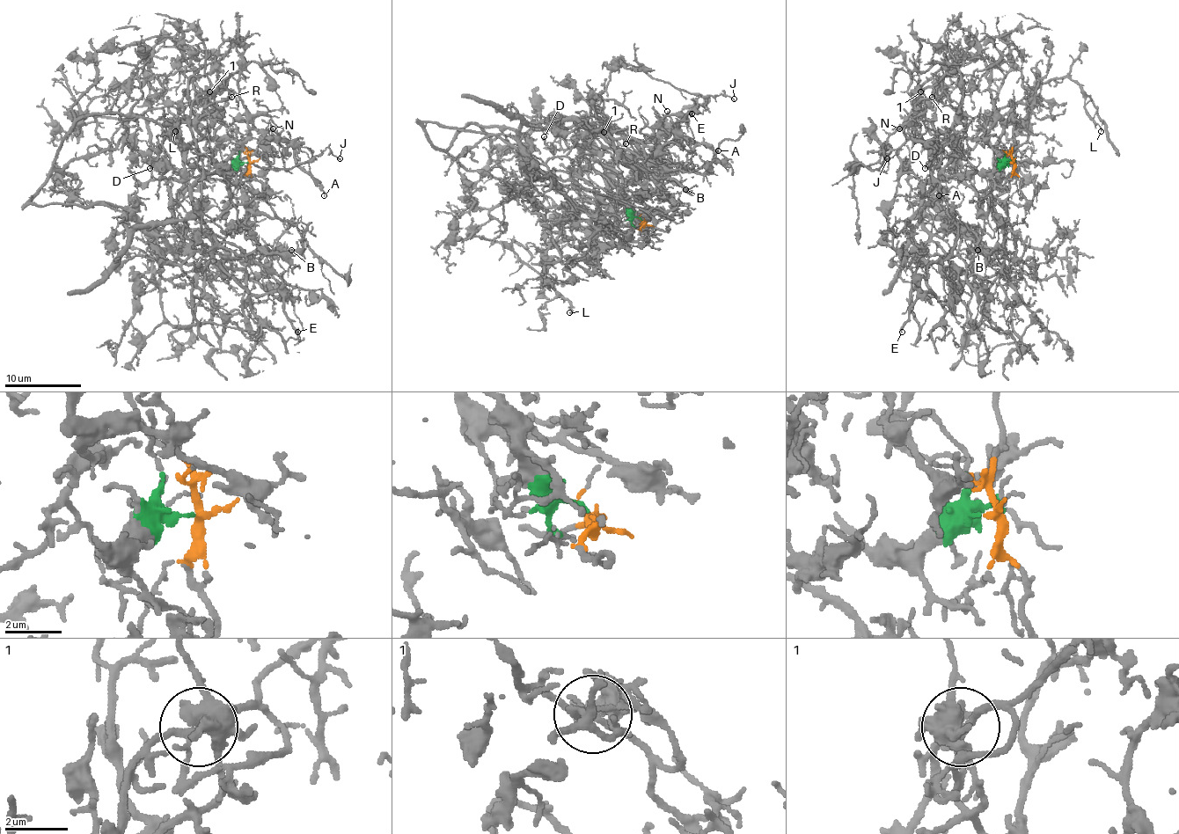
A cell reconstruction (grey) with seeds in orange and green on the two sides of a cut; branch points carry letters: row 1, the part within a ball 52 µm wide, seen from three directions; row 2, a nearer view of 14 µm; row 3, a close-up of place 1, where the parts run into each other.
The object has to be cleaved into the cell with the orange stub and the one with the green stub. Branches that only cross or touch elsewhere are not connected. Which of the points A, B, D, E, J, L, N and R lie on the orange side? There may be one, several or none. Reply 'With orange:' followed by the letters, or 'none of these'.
With orange: A, J, L, R

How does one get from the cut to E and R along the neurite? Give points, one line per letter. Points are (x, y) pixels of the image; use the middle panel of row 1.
E: (641, 221), (580, 148), (597, 151), (586, 135), (596, 132), (607, 142), (607, 132), (662, 148), (692, 113)
R: (641, 221), (582, 230), (447, 153), (468, 124), (532, 134), (580, 119), (626, 143)

